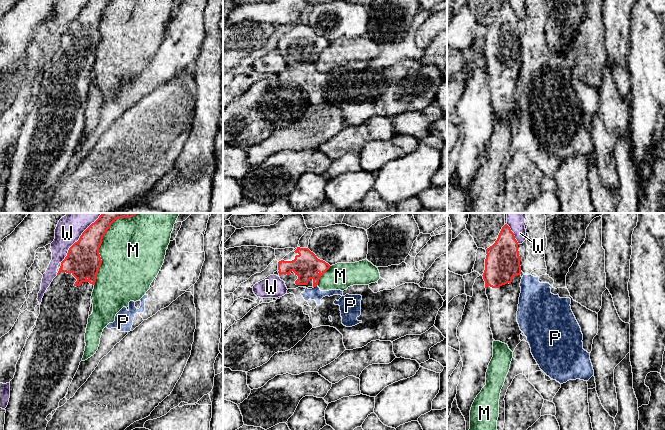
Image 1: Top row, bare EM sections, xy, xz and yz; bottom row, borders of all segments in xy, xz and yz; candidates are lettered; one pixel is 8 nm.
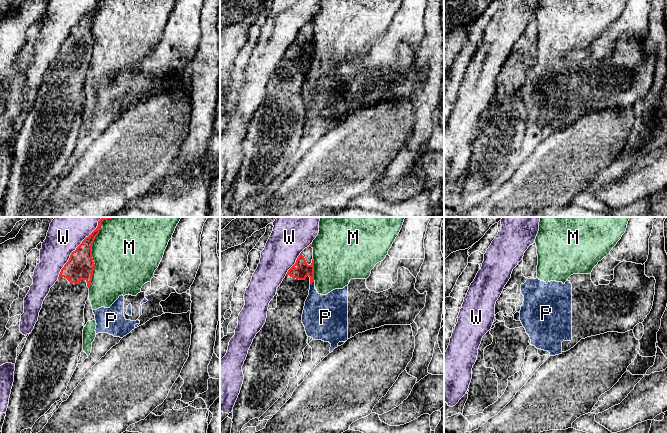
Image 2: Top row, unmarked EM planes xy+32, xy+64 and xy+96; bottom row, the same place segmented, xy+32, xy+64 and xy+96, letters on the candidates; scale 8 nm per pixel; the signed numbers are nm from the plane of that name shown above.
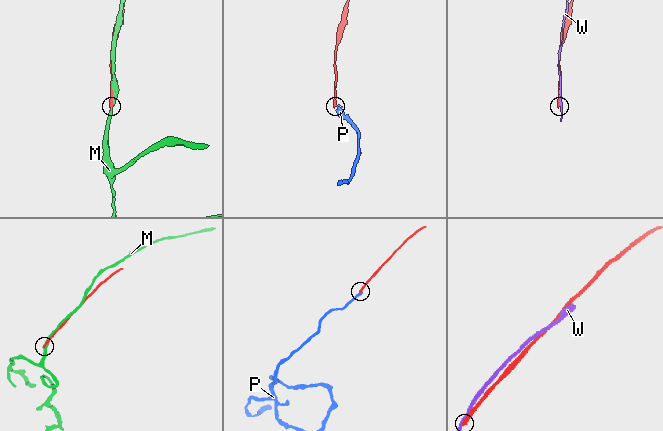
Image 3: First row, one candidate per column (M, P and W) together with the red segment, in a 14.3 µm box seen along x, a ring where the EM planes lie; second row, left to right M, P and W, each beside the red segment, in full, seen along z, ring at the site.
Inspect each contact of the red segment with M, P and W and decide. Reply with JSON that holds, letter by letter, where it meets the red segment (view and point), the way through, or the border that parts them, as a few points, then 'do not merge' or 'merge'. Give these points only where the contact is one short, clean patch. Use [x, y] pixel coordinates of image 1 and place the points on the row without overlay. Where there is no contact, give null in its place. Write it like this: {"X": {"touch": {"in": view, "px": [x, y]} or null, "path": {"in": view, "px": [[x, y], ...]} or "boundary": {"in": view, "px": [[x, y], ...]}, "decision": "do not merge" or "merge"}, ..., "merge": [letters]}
{"M": {"touch": {"in": "xy", "px": [99, 31]}, "decision": "do not merge"}, "P": {"touch": {"in": "xz", "px": [315, 62]}, "boundary": {"in": "xz", "px": [[316, 61], [314, 63]]}, "decision": "do not merge"}, "W": {"touch": {"in": "xy", "px": [74, 19]}, "decision": "do not merge"}, "merge": []}

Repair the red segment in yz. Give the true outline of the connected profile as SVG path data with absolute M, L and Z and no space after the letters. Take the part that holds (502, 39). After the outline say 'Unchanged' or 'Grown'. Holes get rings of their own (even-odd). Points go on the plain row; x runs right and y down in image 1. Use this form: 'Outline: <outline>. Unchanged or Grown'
Outline: M505 0L495 19L486 25L485 46L482 51L489 76L490 104L493 115L507 120L512 128L521 118L520 110L522 109L517 98L522 55L518 21L514 9Z. Grown

